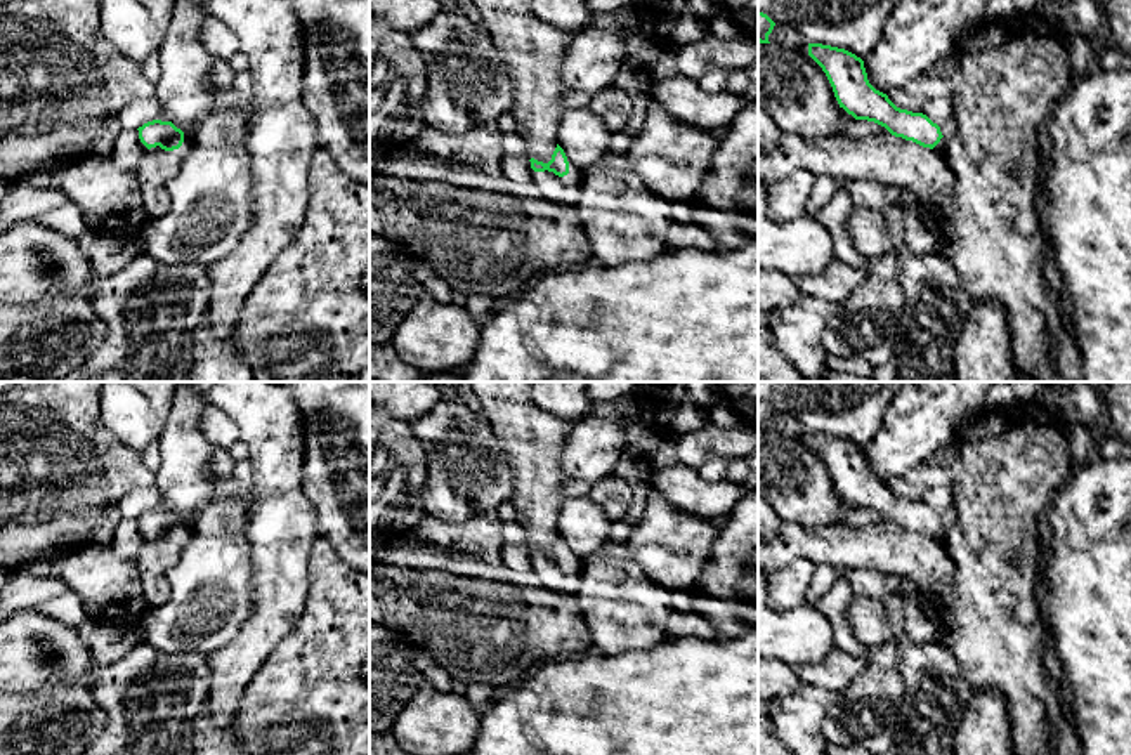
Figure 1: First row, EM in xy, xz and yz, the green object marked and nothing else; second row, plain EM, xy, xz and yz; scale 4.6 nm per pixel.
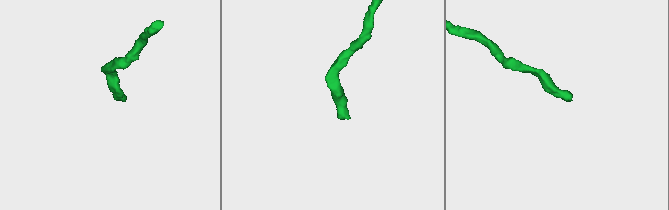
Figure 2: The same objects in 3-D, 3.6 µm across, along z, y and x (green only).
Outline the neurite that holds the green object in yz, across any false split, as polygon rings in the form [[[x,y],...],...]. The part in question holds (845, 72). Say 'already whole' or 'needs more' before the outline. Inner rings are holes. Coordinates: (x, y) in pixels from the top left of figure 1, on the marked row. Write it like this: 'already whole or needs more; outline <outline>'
needs more; outline [[[808,43],[808,56],[826,73],[840,108],[843,108],[855,120],[874,121],[885,127],[895,137],[912,141],[923,148],[933,149],[940,156],[945,156],[951,137],[945,139],[940,132],[940,127],[933,123],[926,115],[900,109],[888,99],[886,94],[876,90],[867,80],[864,61],[860,57],[845,49],[822,43]]]

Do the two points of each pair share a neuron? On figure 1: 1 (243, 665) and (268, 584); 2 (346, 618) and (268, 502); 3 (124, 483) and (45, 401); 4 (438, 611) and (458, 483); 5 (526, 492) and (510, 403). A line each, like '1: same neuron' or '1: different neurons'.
1: same neuron
2: different neurons
3: same neuron
4: different neurons
5: same neuron

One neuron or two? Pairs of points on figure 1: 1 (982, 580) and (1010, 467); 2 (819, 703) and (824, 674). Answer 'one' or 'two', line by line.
1: one
2: two

